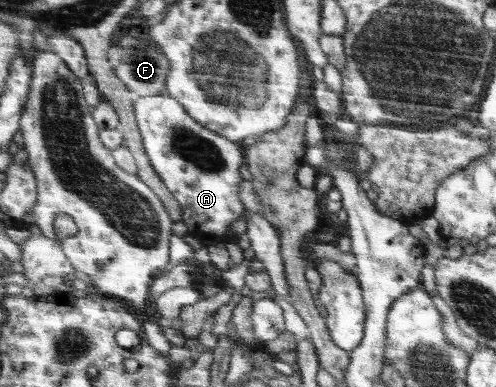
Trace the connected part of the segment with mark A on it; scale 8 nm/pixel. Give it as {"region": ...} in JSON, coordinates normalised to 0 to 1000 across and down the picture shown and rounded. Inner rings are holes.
{"region":[[[319,245],[315,251],[272,251],[270,287],[274,318],[280,328],[290,393],[306,424],[310,442],[323,455],[327,473],[347,499],[355,522],[367,535],[367,576],[379,587],[381,605],[389,605],[409,633],[419,638],[435,628],[474,628],[476,607],[464,597],[468,576],[484,566],[492,530],[484,519],[484,447],[480,437],[492,426],[492,380],[484,370],[460,362],[460,354],[444,351],[427,333],[391,310],[371,271],[343,245]]]}

